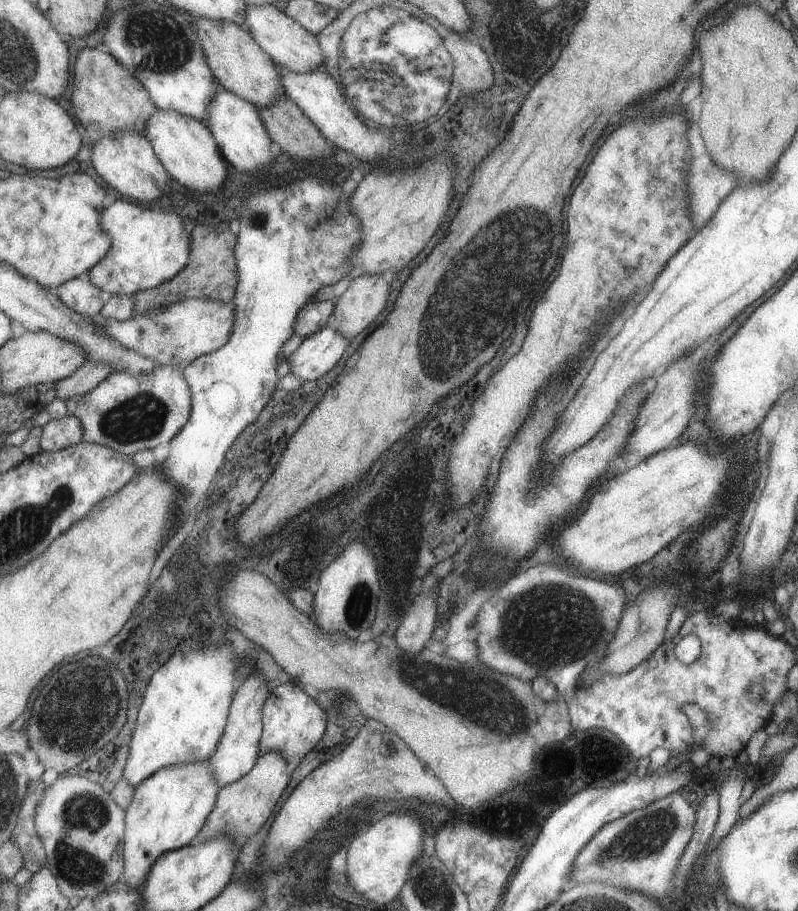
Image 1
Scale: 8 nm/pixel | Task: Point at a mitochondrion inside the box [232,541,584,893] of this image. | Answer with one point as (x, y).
(481, 697)

